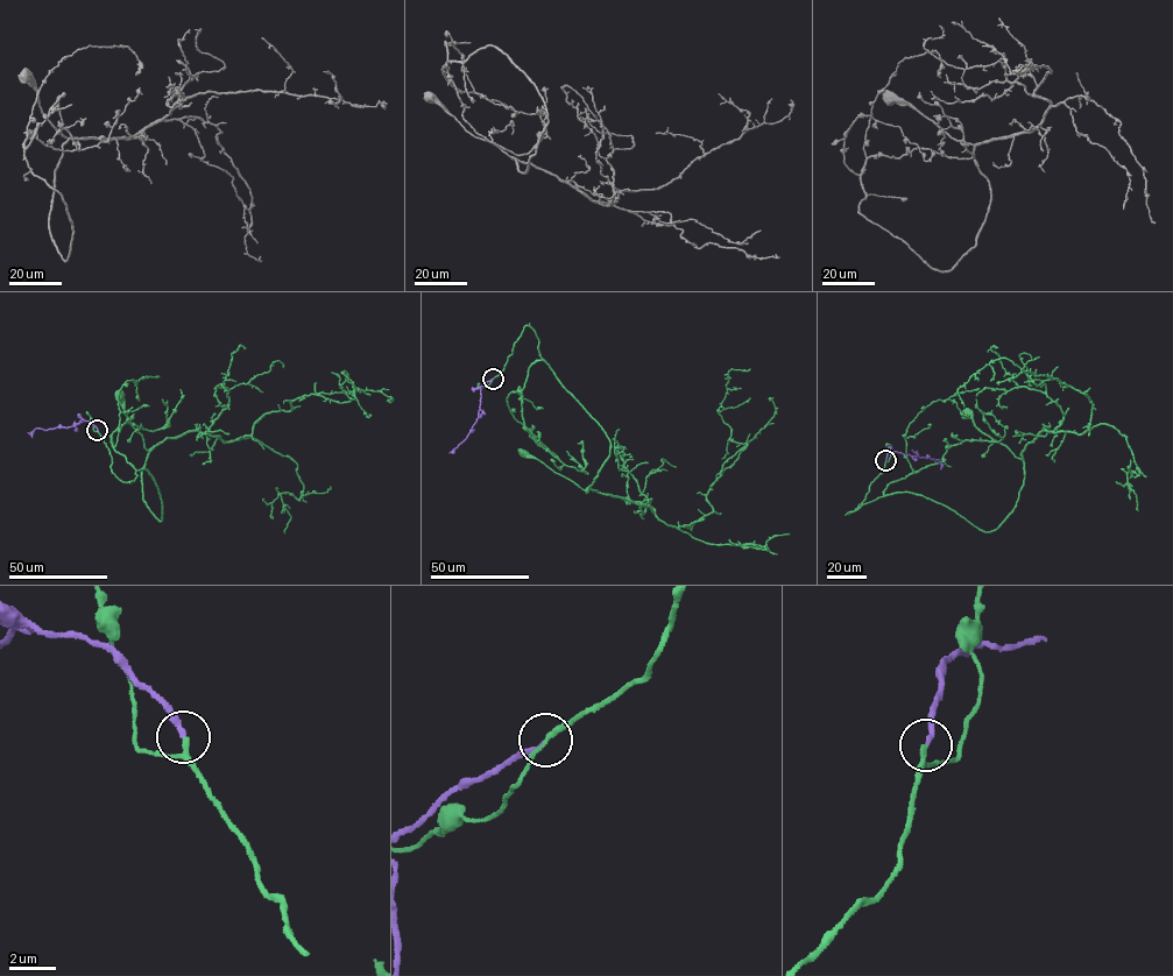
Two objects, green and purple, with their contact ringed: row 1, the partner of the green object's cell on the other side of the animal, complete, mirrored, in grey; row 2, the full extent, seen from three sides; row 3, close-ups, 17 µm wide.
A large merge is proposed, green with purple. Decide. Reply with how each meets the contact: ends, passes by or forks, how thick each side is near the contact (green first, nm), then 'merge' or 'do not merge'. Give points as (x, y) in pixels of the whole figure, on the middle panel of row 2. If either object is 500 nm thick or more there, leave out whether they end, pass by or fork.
green passes by | purple ends | 180/240 nm | merge

